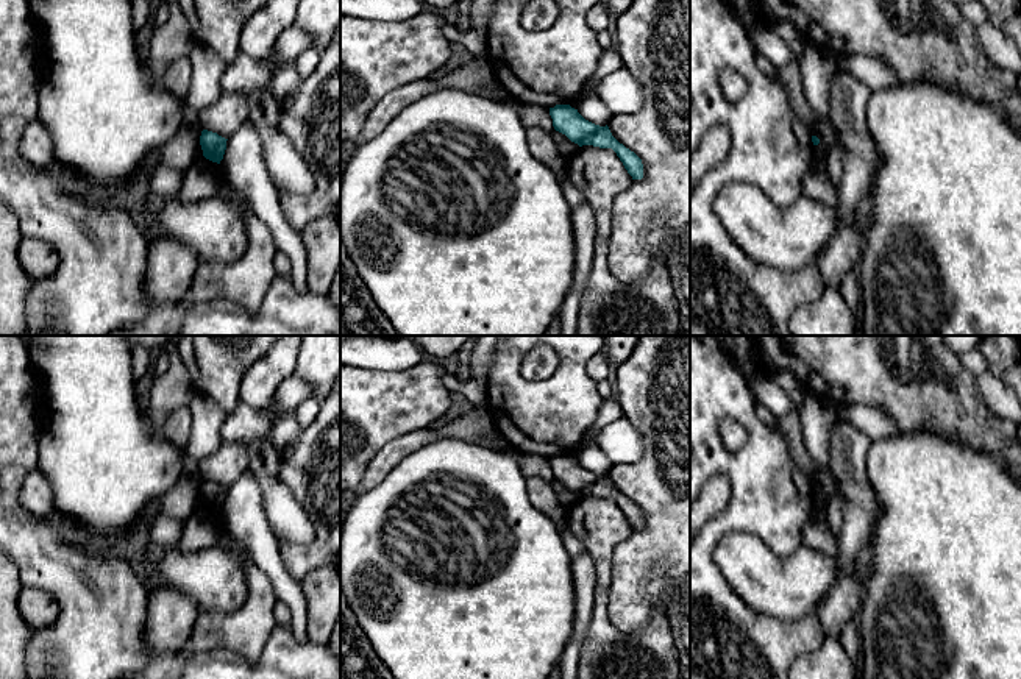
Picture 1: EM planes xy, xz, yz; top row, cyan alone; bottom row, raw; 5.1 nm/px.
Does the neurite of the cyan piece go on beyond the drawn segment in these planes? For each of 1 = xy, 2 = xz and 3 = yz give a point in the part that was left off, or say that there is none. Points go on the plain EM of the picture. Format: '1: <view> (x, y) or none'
1: none
2: none
3: none

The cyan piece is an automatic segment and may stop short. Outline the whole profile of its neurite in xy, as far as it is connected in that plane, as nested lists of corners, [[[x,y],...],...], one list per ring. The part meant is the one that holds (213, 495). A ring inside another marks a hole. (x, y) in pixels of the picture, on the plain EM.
[[[203,479],[200,485],[203,506],[212,512],[220,514],[226,499],[226,490],[228,489],[219,485],[217,482]]]

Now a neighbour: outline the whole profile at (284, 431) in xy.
[[[279,412],[275,417],[273,426],[265,435],[269,443],[276,450],[278,454],[295,442],[303,429],[298,426],[295,412]]]

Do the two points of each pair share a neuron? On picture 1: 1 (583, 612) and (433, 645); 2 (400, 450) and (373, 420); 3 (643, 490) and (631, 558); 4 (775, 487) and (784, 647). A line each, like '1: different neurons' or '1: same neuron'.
1: different neurons
2: different neurons
3: same neuron
4: same neuron

